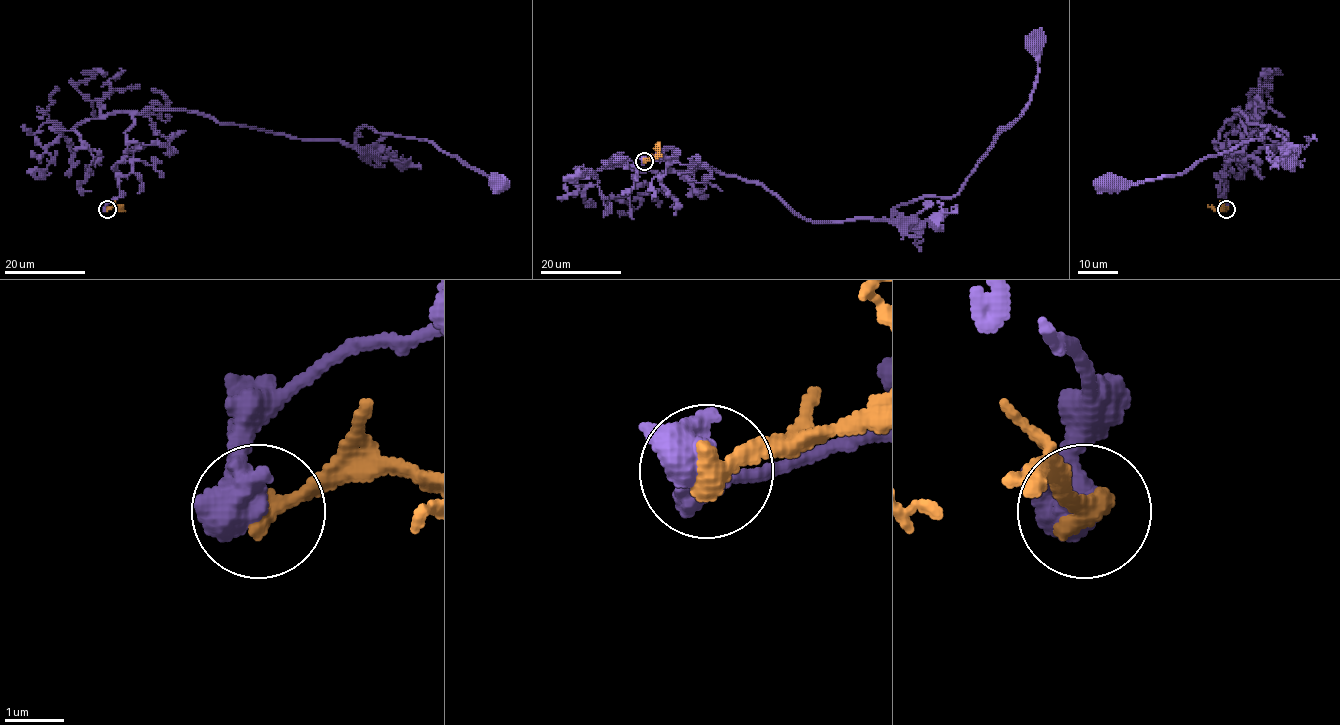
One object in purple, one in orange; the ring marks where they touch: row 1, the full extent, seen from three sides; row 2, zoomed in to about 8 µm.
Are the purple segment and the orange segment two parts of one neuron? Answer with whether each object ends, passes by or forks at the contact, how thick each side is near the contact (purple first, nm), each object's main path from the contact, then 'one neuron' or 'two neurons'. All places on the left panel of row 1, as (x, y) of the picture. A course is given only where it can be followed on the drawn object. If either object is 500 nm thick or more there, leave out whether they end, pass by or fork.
calibres 500 and 420 nm; course purple (107, 209), (131, 171), (137, 143), (126, 131), (150, 109), (348, 144), (365, 127), (423, 138), (501, 182); course orange (107, 209), (123, 205); two neurons

